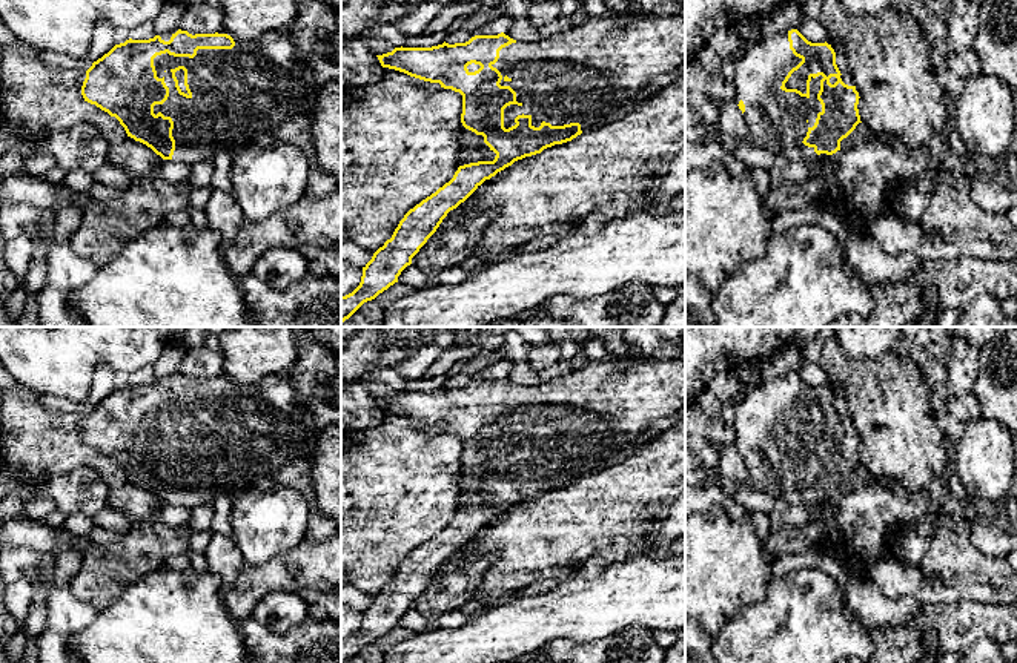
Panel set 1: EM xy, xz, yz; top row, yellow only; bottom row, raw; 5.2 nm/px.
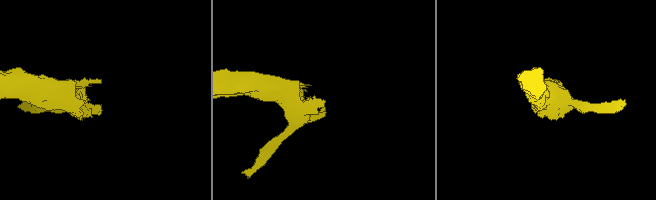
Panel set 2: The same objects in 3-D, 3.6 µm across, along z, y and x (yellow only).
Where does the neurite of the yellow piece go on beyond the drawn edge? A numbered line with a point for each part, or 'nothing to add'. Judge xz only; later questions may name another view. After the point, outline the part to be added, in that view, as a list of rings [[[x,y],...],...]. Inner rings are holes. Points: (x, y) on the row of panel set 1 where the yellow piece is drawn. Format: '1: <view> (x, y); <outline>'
1: xz (590, 72); [[[611,14],[604,18],[587,17],[582,25],[535,43],[512,43],[499,51],[499,58],[492,66],[502,75],[499,84],[510,86],[516,92],[518,103],[504,109],[505,129],[515,126],[515,118],[524,114],[532,117],[535,127],[539,127],[542,121],[552,126],[579,123],[584,132],[595,120],[610,121],[624,117],[631,110],[630,100],[636,92],[682,63],[685,63],[685,15]]]

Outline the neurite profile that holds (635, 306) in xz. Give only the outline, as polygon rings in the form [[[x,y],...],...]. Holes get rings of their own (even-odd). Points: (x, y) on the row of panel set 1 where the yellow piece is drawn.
[[[630,284],[585,301],[556,295],[544,307],[545,319],[576,327],[658,327],[665,313],[665,305],[645,284]]]

